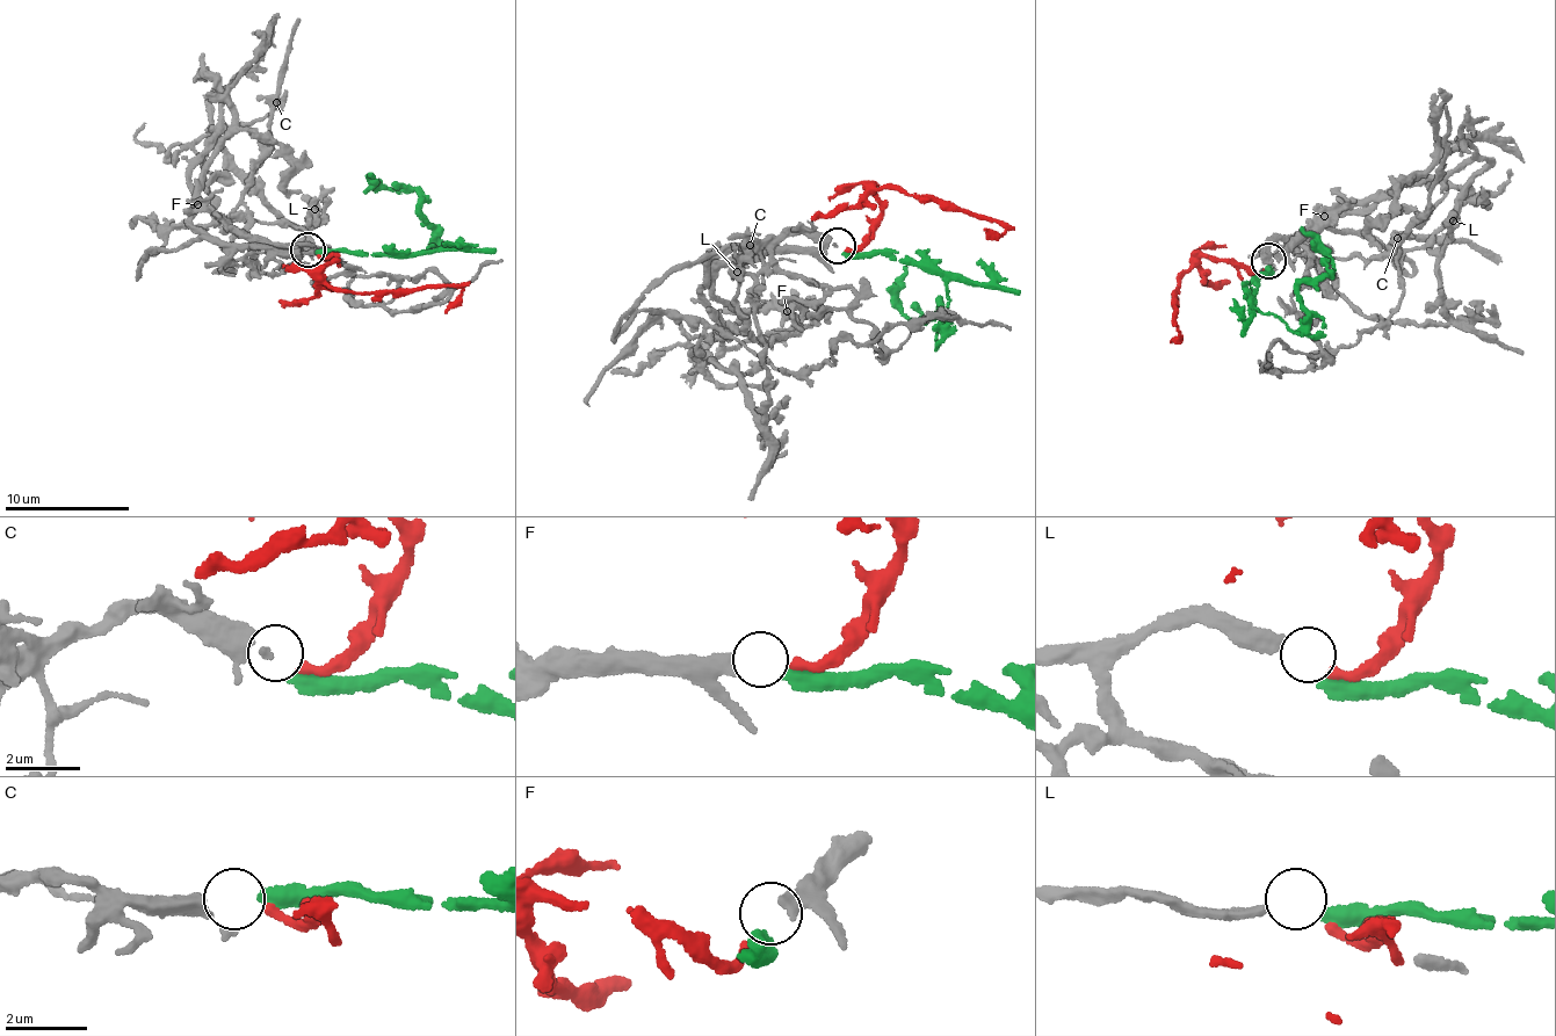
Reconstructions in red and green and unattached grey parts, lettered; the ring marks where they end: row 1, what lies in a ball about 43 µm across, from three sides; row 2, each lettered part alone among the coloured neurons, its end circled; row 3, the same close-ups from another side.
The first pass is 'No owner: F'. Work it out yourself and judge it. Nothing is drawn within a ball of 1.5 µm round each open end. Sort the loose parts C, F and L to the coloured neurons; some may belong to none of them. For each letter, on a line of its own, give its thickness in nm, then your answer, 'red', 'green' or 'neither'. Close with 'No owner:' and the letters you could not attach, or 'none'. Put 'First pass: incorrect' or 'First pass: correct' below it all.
C: 280 nm | red
F: 240 nm | green
L: 300 nm | neither
No owner: L
First pass: incorrect

